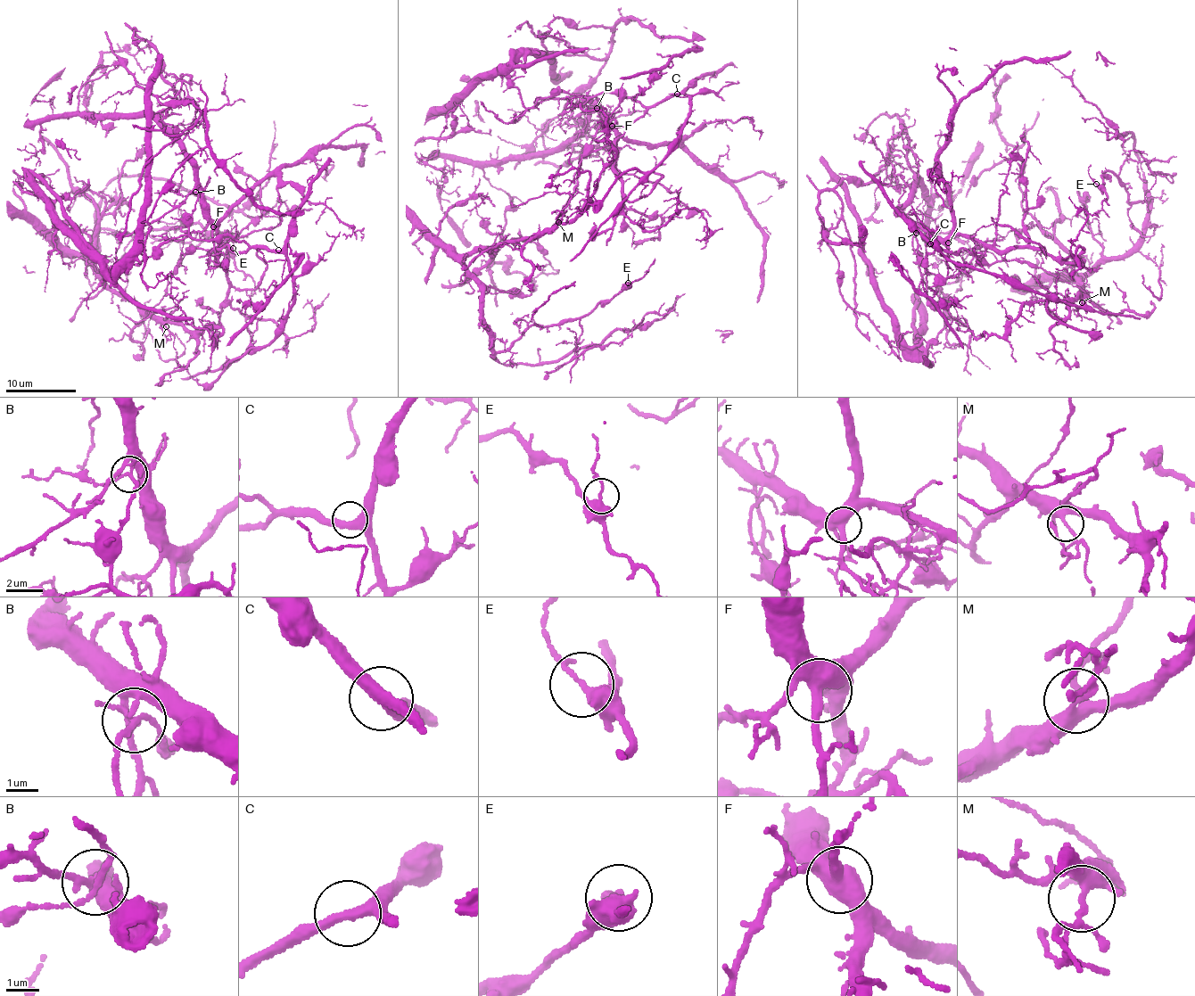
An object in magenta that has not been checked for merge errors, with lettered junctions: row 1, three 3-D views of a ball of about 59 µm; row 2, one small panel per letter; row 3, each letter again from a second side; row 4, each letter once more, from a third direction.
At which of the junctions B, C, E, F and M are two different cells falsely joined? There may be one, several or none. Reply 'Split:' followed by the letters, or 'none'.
Split: B

